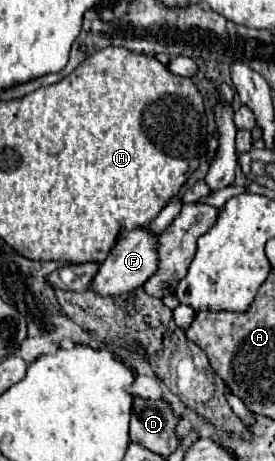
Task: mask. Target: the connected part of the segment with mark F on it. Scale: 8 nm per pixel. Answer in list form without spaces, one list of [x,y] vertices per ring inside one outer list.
[[[147,229],[123,231],[117,245],[111,249],[109,257],[99,263],[99,271],[91,281],[91,289],[101,297],[117,297],[131,293],[141,287],[157,269],[157,235],[151,235]]]

